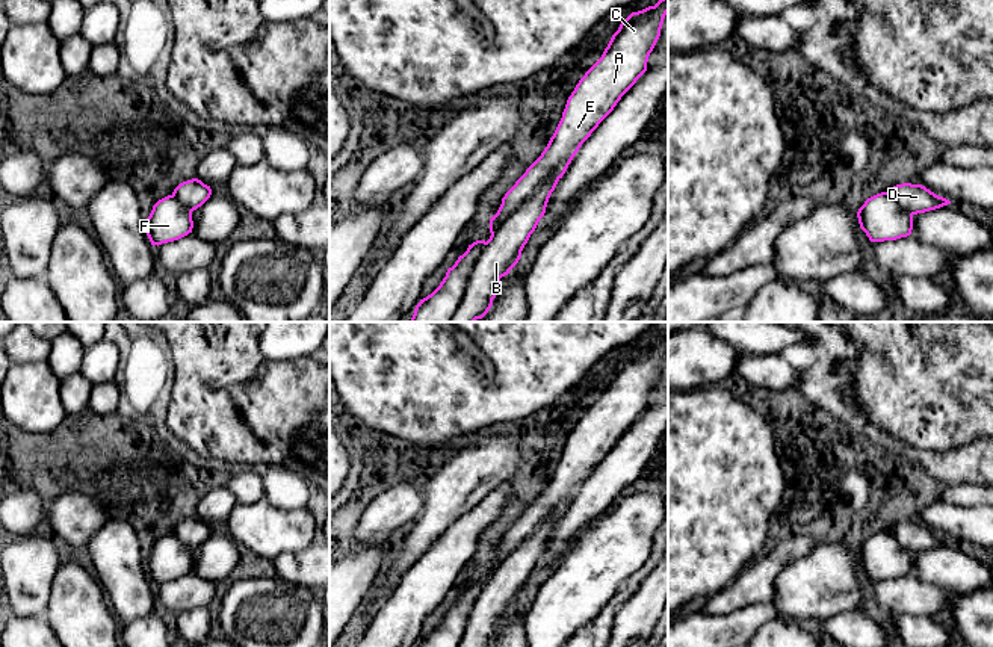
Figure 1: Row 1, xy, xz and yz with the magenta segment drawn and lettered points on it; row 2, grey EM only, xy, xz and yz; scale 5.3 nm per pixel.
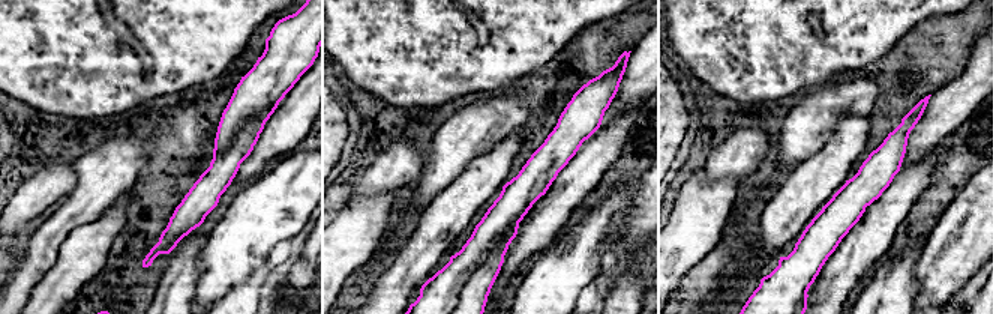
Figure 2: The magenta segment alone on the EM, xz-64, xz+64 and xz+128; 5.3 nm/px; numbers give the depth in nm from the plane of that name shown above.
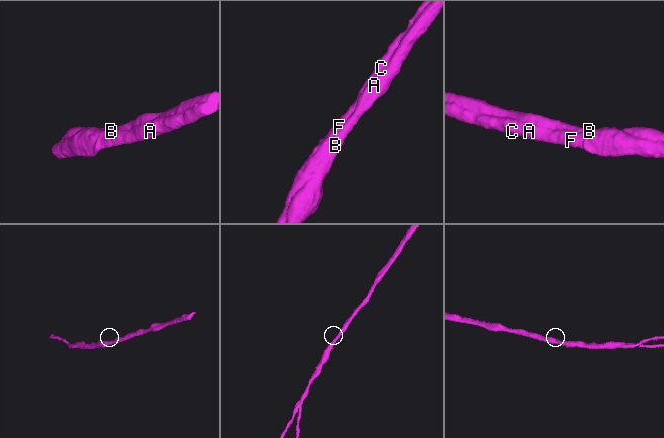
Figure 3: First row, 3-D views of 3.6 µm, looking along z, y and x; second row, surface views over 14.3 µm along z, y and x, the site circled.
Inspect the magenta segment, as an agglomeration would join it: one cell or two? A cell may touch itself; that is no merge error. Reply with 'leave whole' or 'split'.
split

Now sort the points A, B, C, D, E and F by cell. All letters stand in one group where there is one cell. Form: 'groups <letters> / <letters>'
groups A C E F / B D

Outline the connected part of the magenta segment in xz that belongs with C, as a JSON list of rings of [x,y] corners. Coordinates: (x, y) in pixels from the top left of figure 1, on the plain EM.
[[[668,336],[654,345],[632,351],[612,373],[602,396],[585,411],[567,438],[562,457],[541,494],[505,532],[490,558],[490,571],[506,559],[531,531],[567,497],[576,494],[582,482],[614,449],[621,435],[647,410],[668,352]]]

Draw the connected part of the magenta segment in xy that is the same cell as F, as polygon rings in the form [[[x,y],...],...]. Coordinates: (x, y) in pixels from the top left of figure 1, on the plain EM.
[[[174,534],[159,538],[145,558],[147,574],[151,584],[178,579],[192,571],[192,550],[180,543]]]

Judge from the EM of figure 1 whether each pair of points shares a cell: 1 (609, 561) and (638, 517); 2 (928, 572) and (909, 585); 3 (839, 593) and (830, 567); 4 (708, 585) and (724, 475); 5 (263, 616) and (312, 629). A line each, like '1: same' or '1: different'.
1: same
2: different
3: same
4: same
5: same

